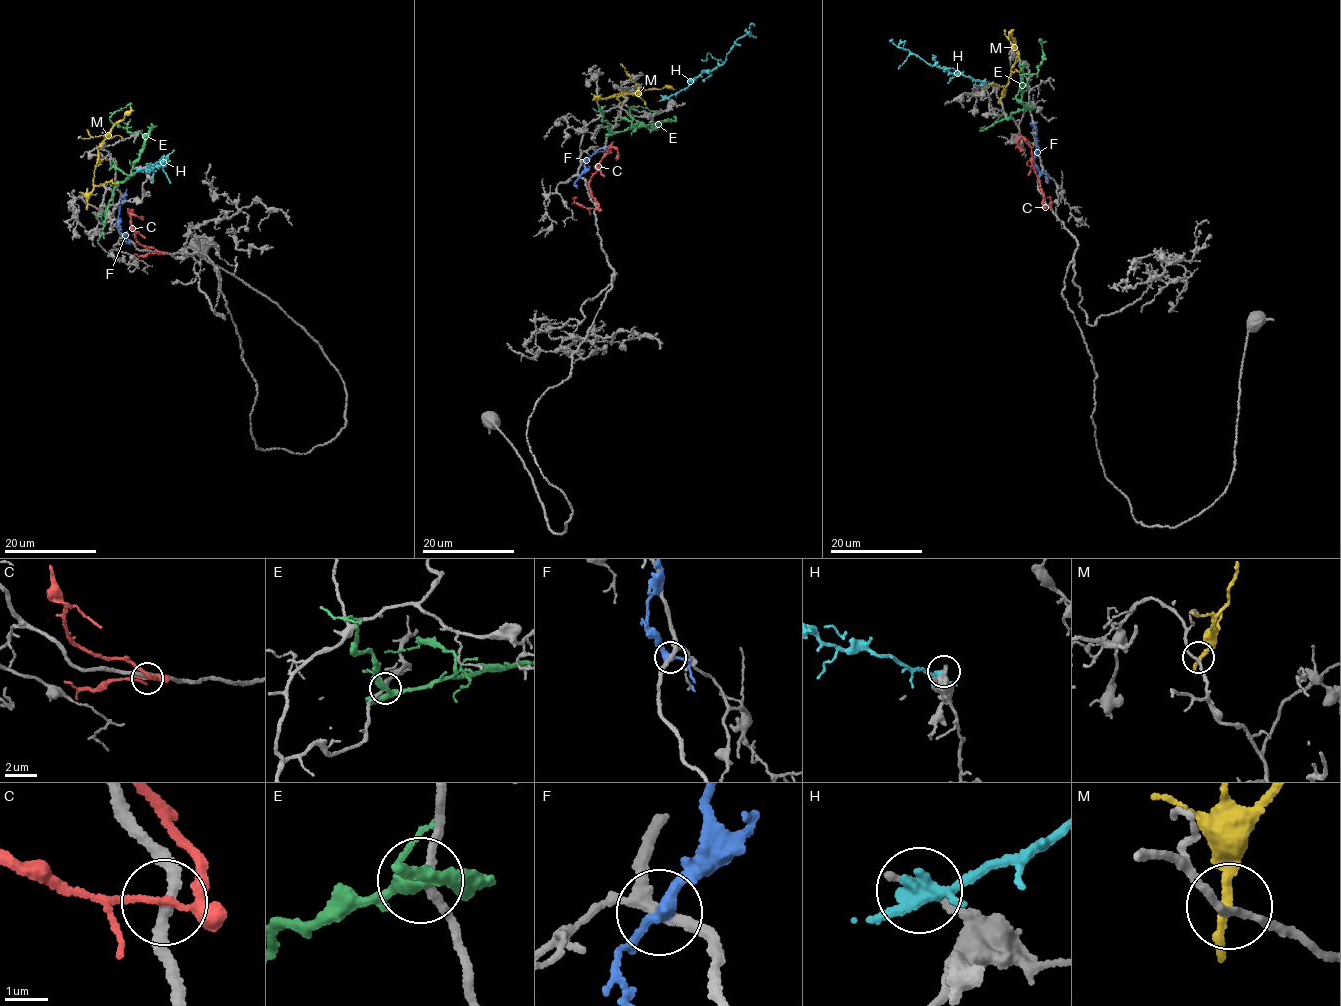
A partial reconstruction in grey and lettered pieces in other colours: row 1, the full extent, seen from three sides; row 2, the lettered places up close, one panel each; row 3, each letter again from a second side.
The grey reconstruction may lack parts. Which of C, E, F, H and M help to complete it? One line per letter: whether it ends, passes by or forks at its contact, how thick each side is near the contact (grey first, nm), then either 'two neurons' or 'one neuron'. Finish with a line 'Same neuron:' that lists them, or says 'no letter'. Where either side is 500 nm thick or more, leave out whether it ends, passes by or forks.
C: it forks | 240/120 nm | two neurons
E: it forks | 180/280 nm | two neurons
F: it passes by | 240/280 nm | two neurons
H: it forks | 200/300 nm | two neurons
M: it passes by | 160/200 nm | two neurons
Same neuron: no letter

